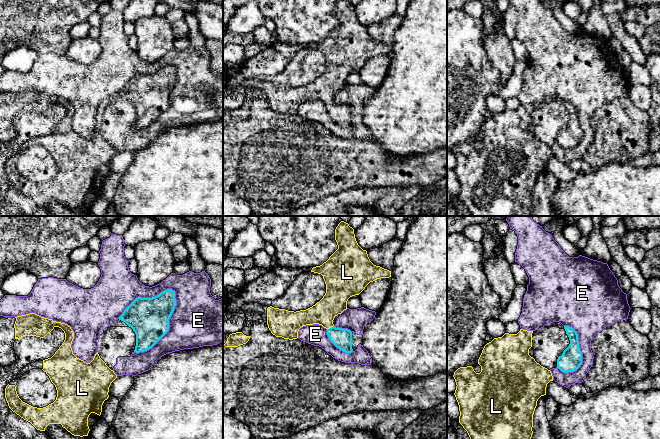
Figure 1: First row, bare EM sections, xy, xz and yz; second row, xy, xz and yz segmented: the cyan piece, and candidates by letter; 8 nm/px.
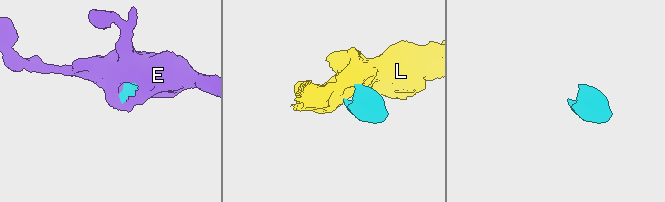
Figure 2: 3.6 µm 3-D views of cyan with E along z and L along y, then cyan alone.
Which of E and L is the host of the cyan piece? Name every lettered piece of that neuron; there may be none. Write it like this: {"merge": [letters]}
{"merge": ["L"]}

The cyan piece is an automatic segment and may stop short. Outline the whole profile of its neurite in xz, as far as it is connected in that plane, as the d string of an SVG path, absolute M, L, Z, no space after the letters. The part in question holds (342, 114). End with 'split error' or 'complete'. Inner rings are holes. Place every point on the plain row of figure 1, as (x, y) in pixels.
M331 103L327 105L327 111L330 117L345 129L353 128L352 125L352 108L348 105Z; complete

